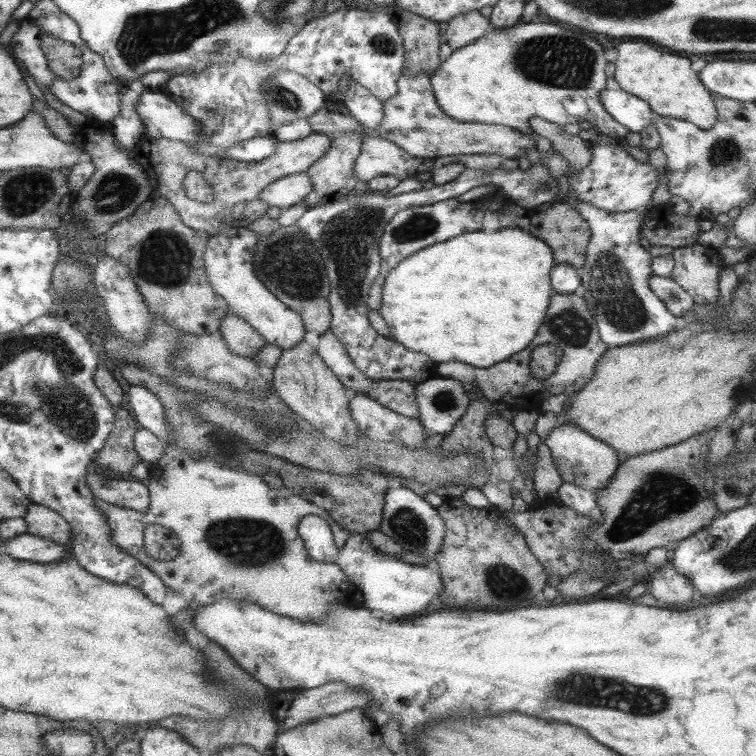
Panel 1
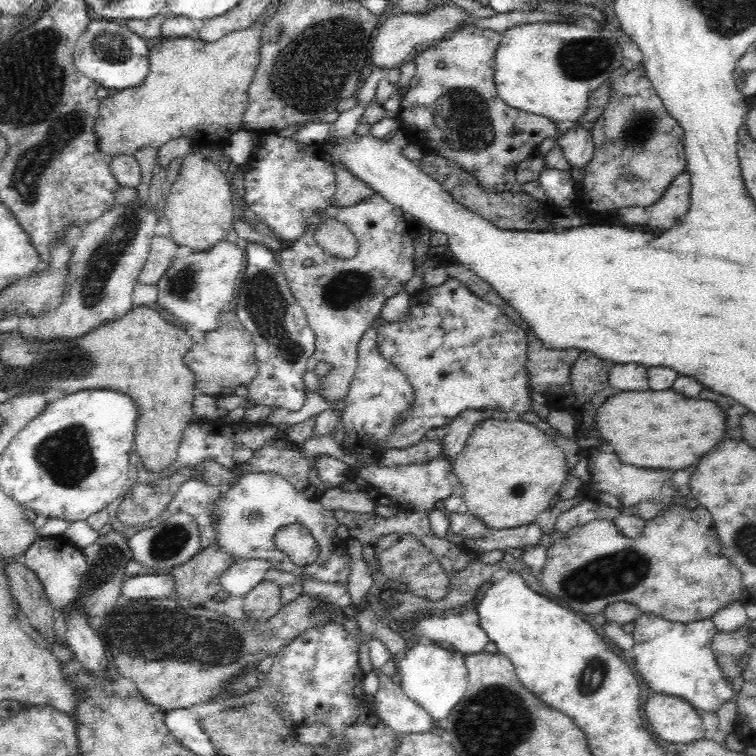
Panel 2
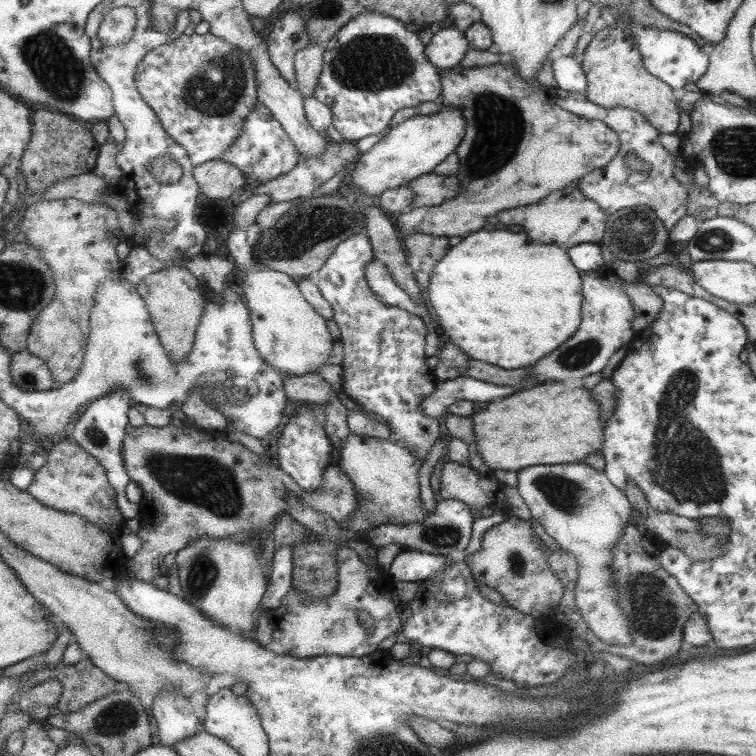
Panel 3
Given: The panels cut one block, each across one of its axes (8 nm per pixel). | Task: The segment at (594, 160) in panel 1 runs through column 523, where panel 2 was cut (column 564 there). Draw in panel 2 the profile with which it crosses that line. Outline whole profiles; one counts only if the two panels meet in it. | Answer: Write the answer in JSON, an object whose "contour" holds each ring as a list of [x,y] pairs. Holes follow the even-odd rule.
{"contour":[[[572,127],[557,141],[572,169],[586,168],[591,164],[596,147],[591,132],[584,127]]]}

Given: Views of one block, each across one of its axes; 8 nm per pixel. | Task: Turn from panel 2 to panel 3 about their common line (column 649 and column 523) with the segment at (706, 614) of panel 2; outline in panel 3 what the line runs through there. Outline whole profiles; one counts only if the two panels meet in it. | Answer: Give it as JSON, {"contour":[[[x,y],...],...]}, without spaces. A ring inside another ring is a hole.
{"contour":[[[510,515],[504,522],[487,530],[481,550],[465,557],[463,561],[468,563],[476,585],[486,584],[493,588],[509,606],[523,614],[531,615],[535,619],[541,616],[550,619],[565,590],[549,568],[549,562],[545,559],[545,546],[542,549],[541,546],[542,542],[536,537],[533,523]]]}

